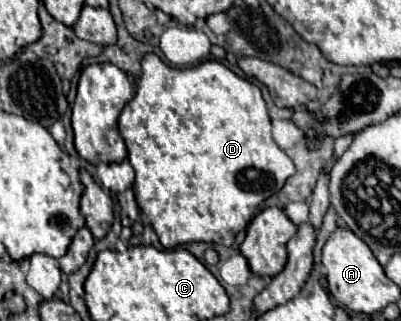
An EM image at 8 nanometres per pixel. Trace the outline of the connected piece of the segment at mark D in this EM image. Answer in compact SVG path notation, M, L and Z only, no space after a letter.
M147 53L141 61L143 73L141 79L137 83L137 93L135 97L123 107L121 115L119 115L119 133L125 139L127 145L127 153L129 153L129 163L135 169L135 183L133 183L133 191L135 191L135 199L141 207L143 213L147 213L151 217L151 227L155 229L161 245L165 249L173 249L177 245L183 243L191 243L191 241L203 241L203 243L219 243L219 245L231 245L235 241L235 235L239 231L243 231L247 227L247 223L251 221L251 217L257 213L259 205L269 199L271 195L275 195L285 181L295 173L295 165L293 161L285 155L285 151L281 151L277 147L277 143L271 137L271 121L269 121L269 113L261 95L261 89L257 85L253 85L251 81L235 75L231 69L227 69L223 63L219 61L203 61L195 67L169 67L165 65L155 53Z

